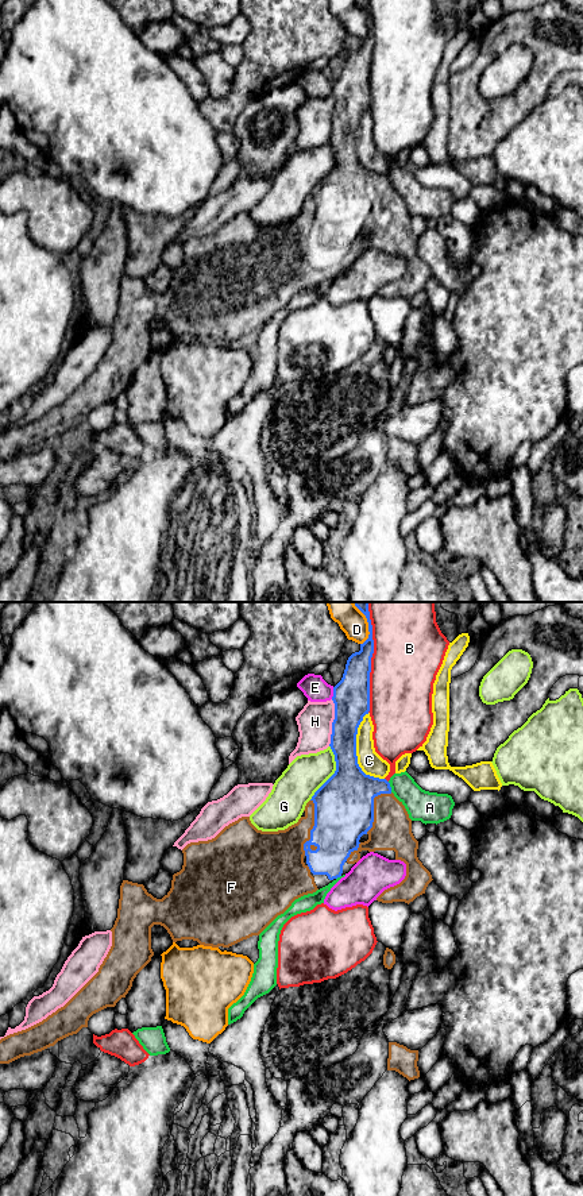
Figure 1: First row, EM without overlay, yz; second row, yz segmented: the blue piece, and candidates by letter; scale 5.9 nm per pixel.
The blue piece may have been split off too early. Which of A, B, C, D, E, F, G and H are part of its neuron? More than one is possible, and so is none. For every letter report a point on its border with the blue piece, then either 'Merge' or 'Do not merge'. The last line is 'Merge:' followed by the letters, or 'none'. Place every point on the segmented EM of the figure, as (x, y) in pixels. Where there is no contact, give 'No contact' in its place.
A: Touches blue at yz (390, 787). Do not merge
B: Touches blue at yz (371, 656). Do not merge
C: Touches blue at yz (355, 752). Do not merge
D: Touches blue at yz (369, 624). Do not merge
E: Touches blue at yz (334, 693). Do not merge
F: Touches blue at yz (313, 828). Merge
G: Touches blue at yz (335, 772). Do not merge
H: Touches blue at yz (332, 722). Do not merge
Merge: F

